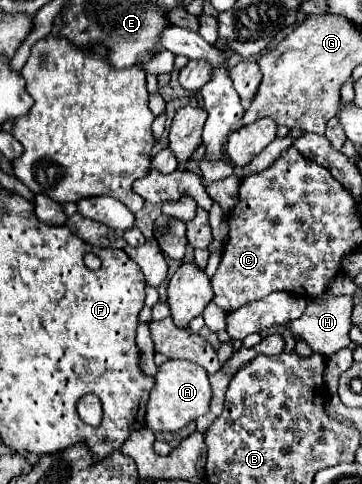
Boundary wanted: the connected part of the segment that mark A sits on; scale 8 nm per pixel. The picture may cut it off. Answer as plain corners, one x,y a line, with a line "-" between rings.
166,361
158,367
154,375
154,387
150,391
148,409
146,409
146,425
152,431
178,431
188,425
196,417
204,415
210,405
210,383
208,373
190,361

